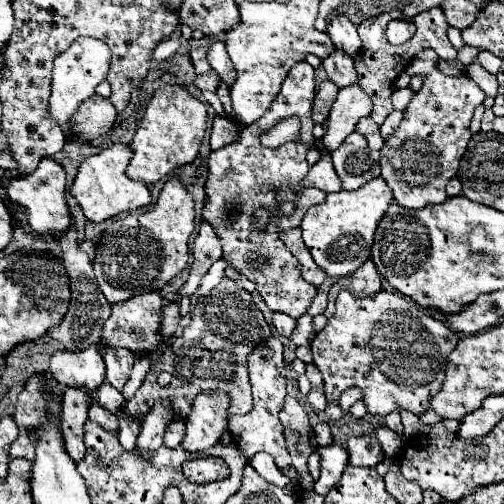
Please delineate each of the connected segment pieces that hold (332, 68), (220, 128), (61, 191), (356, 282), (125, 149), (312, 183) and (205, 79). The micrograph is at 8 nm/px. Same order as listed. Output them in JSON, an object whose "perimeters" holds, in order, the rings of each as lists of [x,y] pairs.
{"perimeters":[[[[335,49],[329,59],[323,61],[323,67],[329,75],[329,81],[333,81],[337,87],[345,87],[357,81],[357,73],[353,67],[353,59],[341,53],[341,49]]],[[[215,117],[211,129],[211,149],[221,149],[239,137],[239,127],[227,117]]],[[[45,157],[43,161],[39,161],[39,167],[31,175],[9,181],[7,189],[9,189],[11,203],[19,207],[27,207],[27,221],[33,231],[41,235],[53,235],[53,237],[59,237],[69,231],[73,217],[65,197],[65,169],[57,161]]],[[[369,259],[351,275],[347,277],[341,277],[331,289],[329,289],[329,305],[325,309],[325,317],[329,319],[333,313],[335,313],[335,297],[341,289],[347,289],[351,291],[355,297],[367,297],[367,295],[373,295],[377,291],[381,291],[381,277],[375,269],[375,263],[371,263]]],[[[113,143],[109,147],[105,147],[101,153],[97,155],[89,155],[77,171],[77,177],[71,185],[71,195],[77,199],[77,203],[81,205],[85,217],[89,221],[105,221],[113,215],[125,213],[125,211],[135,211],[139,207],[147,207],[151,203],[151,193],[147,189],[147,185],[143,185],[141,181],[131,181],[125,173],[125,167],[131,159],[131,149],[129,145],[123,143]]],[[[323,153],[321,159],[309,169],[309,173],[303,179],[303,187],[317,187],[325,193],[341,191],[341,181],[333,169],[329,153]]],[[[209,71],[209,73],[205,73],[205,75],[197,75],[195,85],[197,85],[201,91],[217,91],[217,87],[219,87],[219,75],[217,75],[215,71]]]]}

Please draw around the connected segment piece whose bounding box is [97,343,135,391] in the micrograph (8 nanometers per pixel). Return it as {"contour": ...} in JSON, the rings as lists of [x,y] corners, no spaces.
{"contour":[[[97,343],[97,349],[107,365],[107,381],[115,389],[121,391],[123,385],[129,381],[135,357],[131,357],[131,353],[127,353],[127,349],[103,349],[103,345],[99,345],[99,343]]]}

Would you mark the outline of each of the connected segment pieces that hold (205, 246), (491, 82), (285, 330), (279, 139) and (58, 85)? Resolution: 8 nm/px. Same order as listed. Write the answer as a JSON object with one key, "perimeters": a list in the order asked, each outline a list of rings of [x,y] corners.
{"perimeters":[[[[203,221],[203,225],[199,227],[199,233],[193,241],[193,263],[191,263],[191,271],[189,271],[189,279],[181,285],[179,293],[181,297],[185,295],[193,295],[201,283],[201,277],[207,273],[207,269],[221,259],[221,245],[219,239],[213,231],[213,227]]],[[[475,59],[471,65],[467,65],[467,73],[469,73],[469,77],[471,77],[487,95],[491,95],[491,97],[497,95],[497,79],[495,79],[493,73],[489,73],[489,71],[479,63],[479,59]]],[[[273,313],[273,325],[275,325],[275,331],[283,337],[291,337],[293,333],[293,327],[295,327],[295,319],[285,315],[285,313]]],[[[283,119],[273,129],[263,133],[263,145],[277,147],[287,141],[299,141],[299,121],[297,119]]],[[[79,37],[75,39],[75,43],[59,53],[59,57],[55,57],[53,63],[53,91],[51,91],[51,99],[49,99],[49,115],[51,119],[61,127],[65,139],[73,137],[71,131],[71,119],[75,115],[75,111],[79,109],[79,105],[87,99],[91,99],[95,95],[95,87],[105,81],[107,71],[109,71],[109,61],[111,61],[111,51],[105,45],[105,41],[101,39],[93,39],[93,37]]]]}

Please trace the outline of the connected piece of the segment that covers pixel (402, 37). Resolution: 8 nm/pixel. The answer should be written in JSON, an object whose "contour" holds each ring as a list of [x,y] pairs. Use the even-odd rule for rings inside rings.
{"contour":[[[393,19],[386,29],[387,39],[391,44],[403,44],[413,37],[416,27],[407,19]]]}

